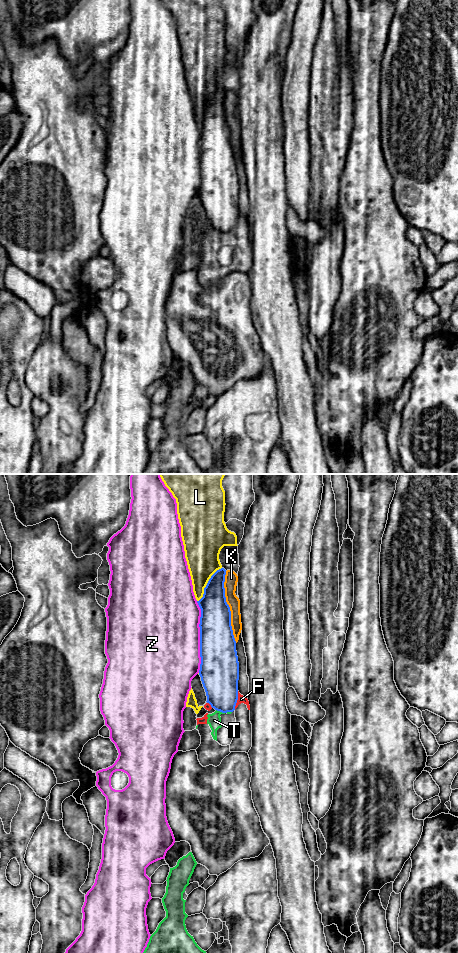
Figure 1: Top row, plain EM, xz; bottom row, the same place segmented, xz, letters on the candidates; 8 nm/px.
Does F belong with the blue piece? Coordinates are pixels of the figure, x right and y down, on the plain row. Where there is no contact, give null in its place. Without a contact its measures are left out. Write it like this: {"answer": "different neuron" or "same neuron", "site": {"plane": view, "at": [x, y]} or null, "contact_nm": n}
{"answer": "different neuron", "site": {"plane": "xz", "at": [237, 219]}, "contact_nm": 150}

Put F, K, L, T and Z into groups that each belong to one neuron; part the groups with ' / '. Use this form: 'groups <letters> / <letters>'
groups F T / K / L / Z

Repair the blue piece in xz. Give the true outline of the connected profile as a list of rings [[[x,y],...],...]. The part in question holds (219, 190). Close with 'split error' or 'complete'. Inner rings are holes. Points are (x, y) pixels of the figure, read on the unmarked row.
[[[224,88],[217,90],[204,108],[203,117],[197,121],[201,129],[199,195],[206,212],[206,222],[222,233],[235,230],[239,200],[239,182],[231,146],[231,131],[225,117],[225,95],[226,90]]] | complete

